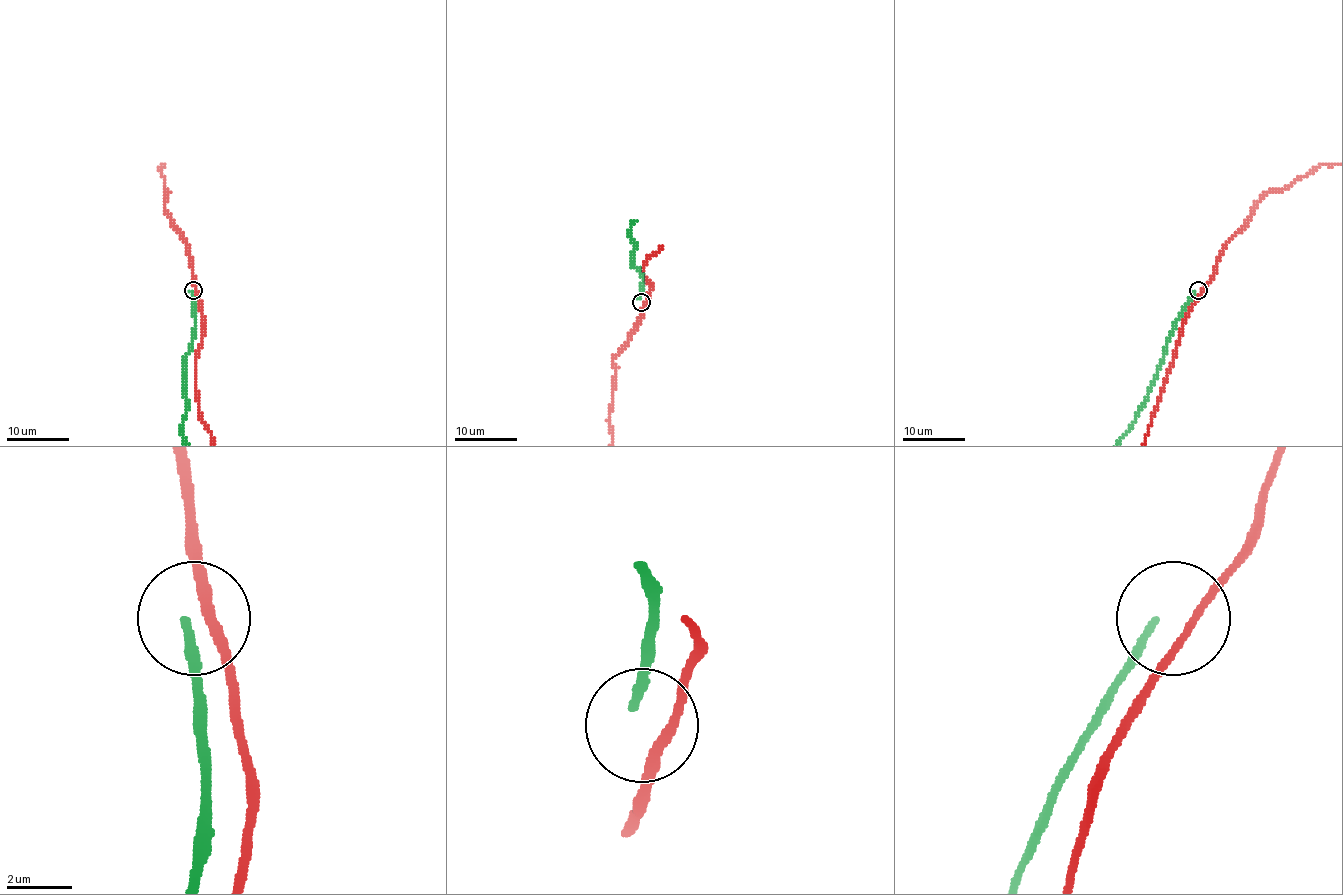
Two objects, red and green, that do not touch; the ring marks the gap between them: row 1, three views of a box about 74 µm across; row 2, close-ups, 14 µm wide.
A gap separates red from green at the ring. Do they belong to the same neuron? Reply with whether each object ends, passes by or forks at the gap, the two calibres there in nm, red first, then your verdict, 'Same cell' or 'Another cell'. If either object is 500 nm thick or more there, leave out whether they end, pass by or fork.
At the ring red passes by. At the ring green ends. Thickness 280 nm (red) against 240 nm. Another cell

